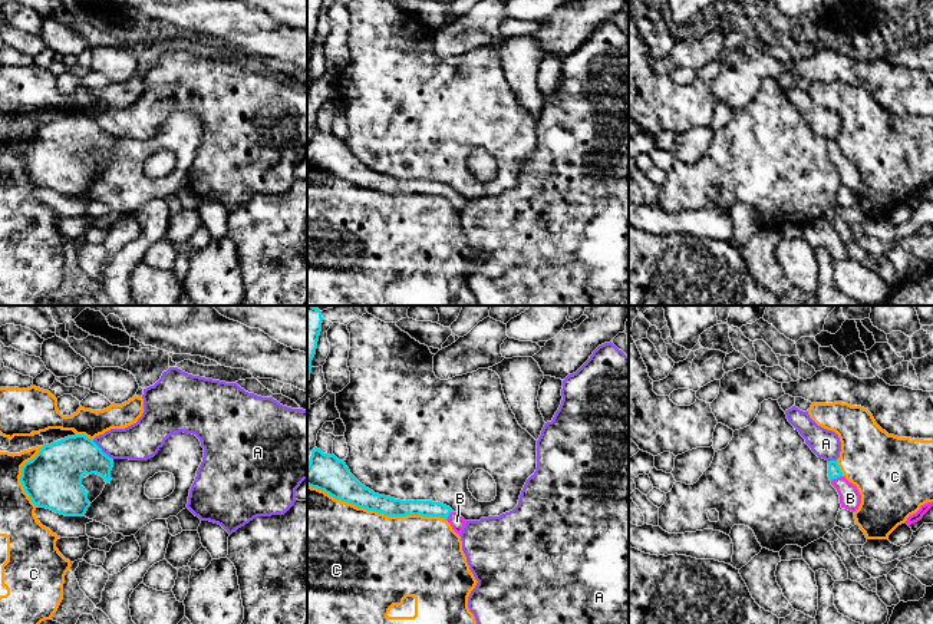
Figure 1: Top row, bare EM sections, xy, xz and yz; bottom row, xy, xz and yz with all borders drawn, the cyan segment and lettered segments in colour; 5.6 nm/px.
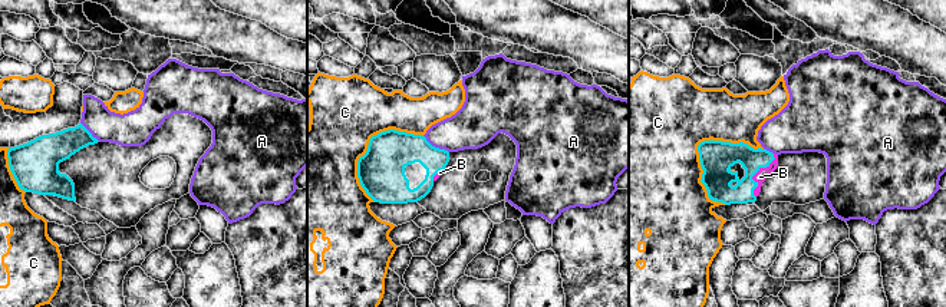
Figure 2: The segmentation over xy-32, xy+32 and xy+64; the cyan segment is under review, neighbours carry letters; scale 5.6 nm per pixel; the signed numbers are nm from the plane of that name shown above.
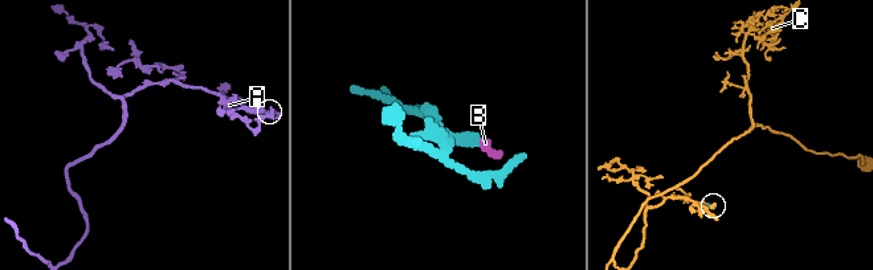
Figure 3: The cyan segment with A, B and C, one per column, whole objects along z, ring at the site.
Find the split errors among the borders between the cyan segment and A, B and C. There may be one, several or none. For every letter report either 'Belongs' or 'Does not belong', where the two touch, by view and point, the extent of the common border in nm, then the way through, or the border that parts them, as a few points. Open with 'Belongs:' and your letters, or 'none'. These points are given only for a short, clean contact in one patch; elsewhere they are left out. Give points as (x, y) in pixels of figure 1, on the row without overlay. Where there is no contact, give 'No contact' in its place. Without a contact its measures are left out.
Belongs: B
A: Does not belong. Touches cyan at xy (101, 129). Shared border 160 nm. Boundary: xy (92, 119), (112, 136)
B: Belongs. Touches cyan at yz (836, 157). Shared border 70 nm. Path across: yz (834, 149), (836, 157), (849, 171), (850, 177)
C: Does not belong. Touches cyan at xz (376, 190). Shared border 800 nm

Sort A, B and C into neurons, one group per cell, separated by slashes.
A / B / C

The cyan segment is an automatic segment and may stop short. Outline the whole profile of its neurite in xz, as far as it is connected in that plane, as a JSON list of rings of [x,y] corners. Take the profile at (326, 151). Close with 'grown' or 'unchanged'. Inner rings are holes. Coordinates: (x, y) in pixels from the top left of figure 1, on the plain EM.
[[[314,126],[307,143],[307,164],[324,169],[334,178],[349,181],[357,186],[376,189],[386,195],[441,195],[456,212],[461,212],[466,199],[449,185],[432,179],[400,179],[379,174],[362,164],[349,149],[344,139],[323,132]]]; grown

